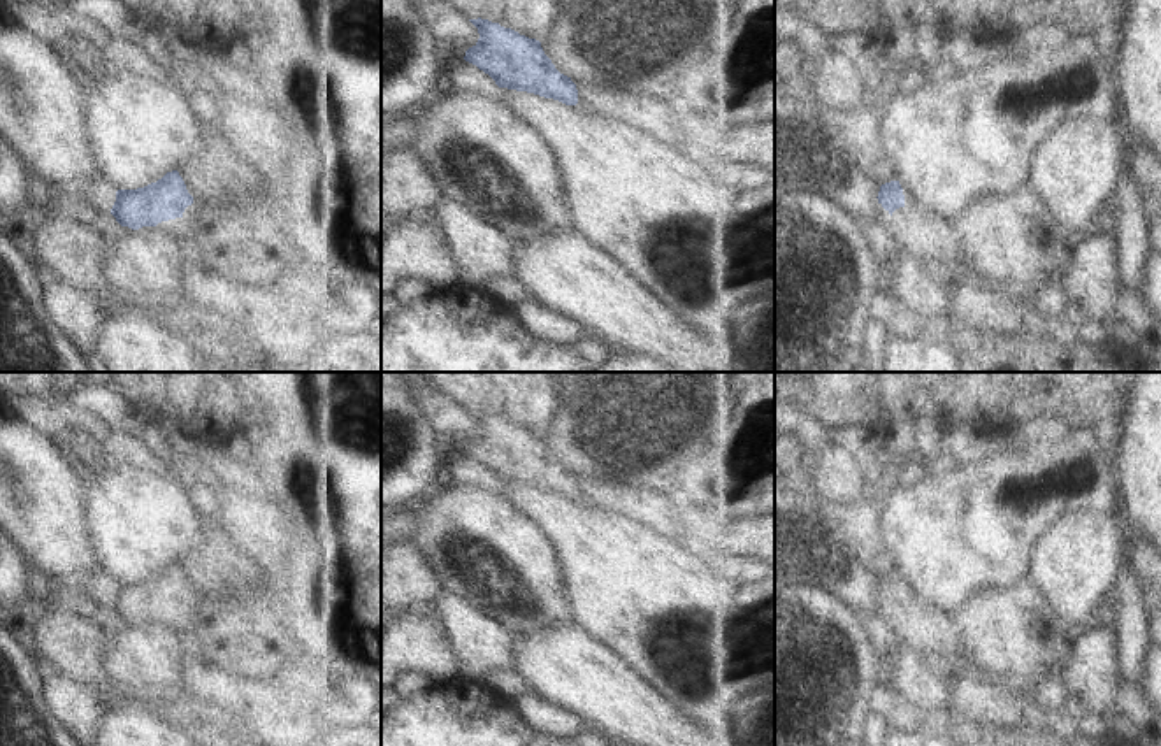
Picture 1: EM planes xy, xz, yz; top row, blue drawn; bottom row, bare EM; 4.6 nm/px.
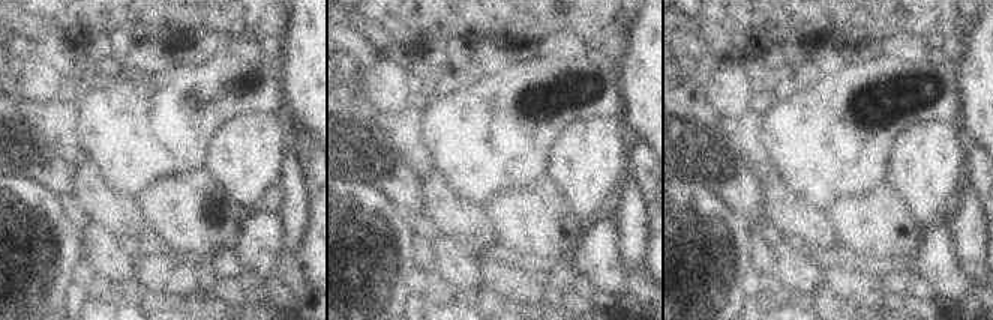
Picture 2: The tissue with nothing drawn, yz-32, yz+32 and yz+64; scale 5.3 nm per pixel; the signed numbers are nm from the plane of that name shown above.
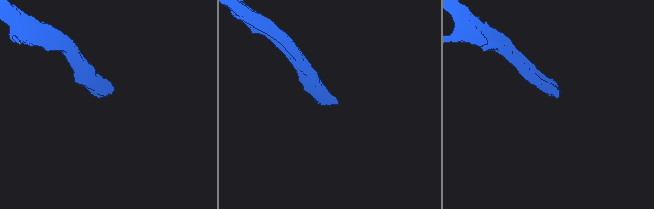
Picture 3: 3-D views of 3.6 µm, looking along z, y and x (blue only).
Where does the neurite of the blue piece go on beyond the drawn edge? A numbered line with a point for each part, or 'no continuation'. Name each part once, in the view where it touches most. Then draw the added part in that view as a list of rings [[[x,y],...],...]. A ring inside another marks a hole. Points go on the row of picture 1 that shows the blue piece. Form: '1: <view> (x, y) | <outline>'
no continuation

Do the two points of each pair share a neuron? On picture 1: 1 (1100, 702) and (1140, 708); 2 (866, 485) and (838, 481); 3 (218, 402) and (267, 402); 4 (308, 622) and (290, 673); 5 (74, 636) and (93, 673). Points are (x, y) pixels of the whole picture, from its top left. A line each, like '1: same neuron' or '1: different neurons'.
1: different neurons
2: same neuron
3: different neurons
4: different neurons
5: same neuron

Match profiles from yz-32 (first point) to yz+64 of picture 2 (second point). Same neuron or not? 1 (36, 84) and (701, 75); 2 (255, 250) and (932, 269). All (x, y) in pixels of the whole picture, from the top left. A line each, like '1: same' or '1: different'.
1: different
2: same

